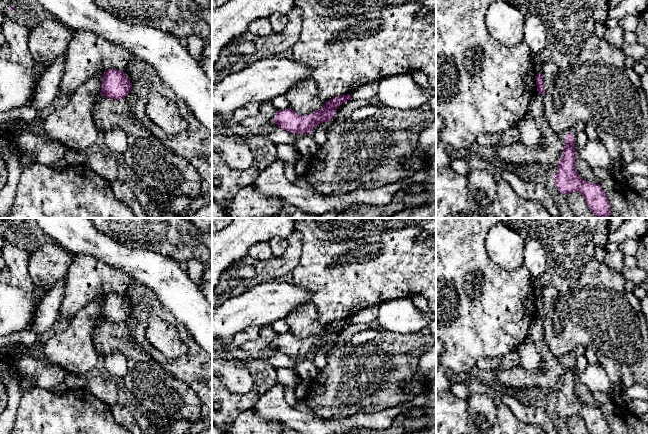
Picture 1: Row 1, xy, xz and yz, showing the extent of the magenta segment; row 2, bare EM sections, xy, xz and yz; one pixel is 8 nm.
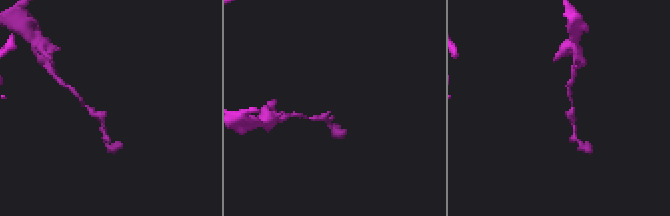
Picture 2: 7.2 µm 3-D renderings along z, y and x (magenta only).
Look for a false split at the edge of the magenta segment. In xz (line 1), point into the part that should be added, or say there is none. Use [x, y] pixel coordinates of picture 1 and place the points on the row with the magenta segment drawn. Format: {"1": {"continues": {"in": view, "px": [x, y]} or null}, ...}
{"1": {"continues": null}}

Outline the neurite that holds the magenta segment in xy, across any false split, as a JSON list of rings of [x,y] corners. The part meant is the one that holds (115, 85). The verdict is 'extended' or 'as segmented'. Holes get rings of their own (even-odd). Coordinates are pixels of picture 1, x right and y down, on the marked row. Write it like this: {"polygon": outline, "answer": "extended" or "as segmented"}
{"polygon": [[[108,69],[104,71],[101,85],[101,95],[119,100],[131,91],[131,82],[124,71]]], "answer": "as segmented"}

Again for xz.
{"polygon": [[[341,95],[326,101],[325,105],[309,115],[299,115],[292,109],[278,110],[273,123],[278,128],[289,131],[293,134],[306,134],[320,123],[331,121],[336,115],[340,105],[351,99],[351,95]]], "answer": "as segmented"}

